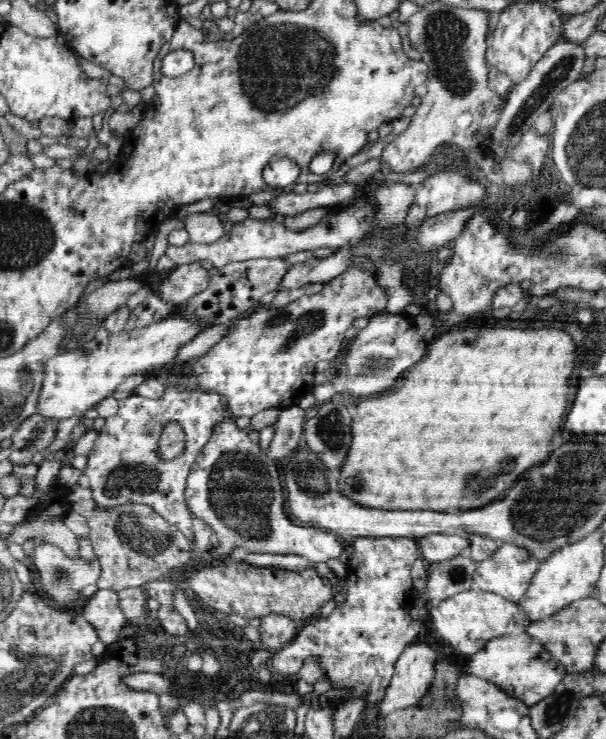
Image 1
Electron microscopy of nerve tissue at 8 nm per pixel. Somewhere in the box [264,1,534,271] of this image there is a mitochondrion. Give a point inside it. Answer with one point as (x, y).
(444, 33)

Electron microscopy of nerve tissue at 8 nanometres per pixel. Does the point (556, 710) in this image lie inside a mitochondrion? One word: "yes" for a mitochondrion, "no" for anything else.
yes

